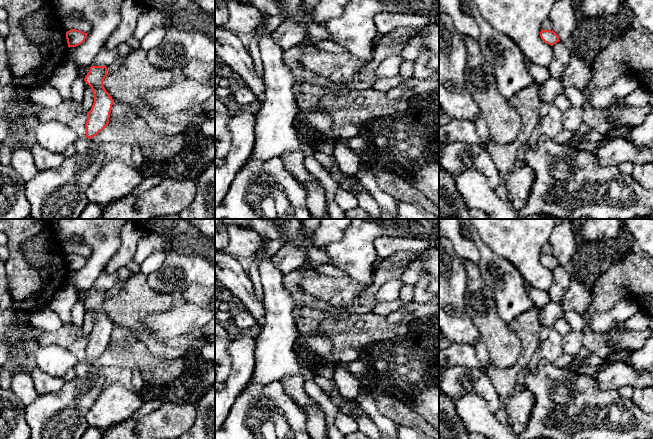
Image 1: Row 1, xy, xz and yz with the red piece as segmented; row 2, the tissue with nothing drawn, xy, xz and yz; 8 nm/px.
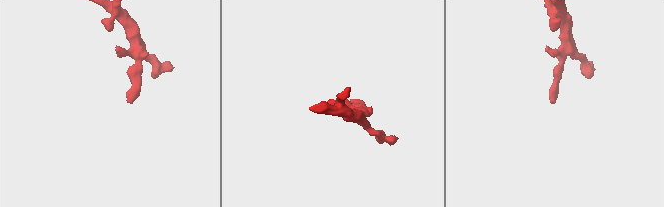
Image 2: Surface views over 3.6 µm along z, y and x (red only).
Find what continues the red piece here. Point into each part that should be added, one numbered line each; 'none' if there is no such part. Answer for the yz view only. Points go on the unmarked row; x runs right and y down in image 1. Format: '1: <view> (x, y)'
none

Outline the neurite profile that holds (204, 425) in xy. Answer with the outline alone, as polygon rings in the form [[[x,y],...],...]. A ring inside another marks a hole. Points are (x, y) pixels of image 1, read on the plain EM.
[[[215,384],[196,405],[194,424],[179,439],[215,439]]]

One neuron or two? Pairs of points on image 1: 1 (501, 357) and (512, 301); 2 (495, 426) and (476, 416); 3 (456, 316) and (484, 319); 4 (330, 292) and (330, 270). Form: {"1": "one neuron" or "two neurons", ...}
{"1": "two neurons", "2": "one neuron", "3": "two neurons", "4": "two neurons"}

